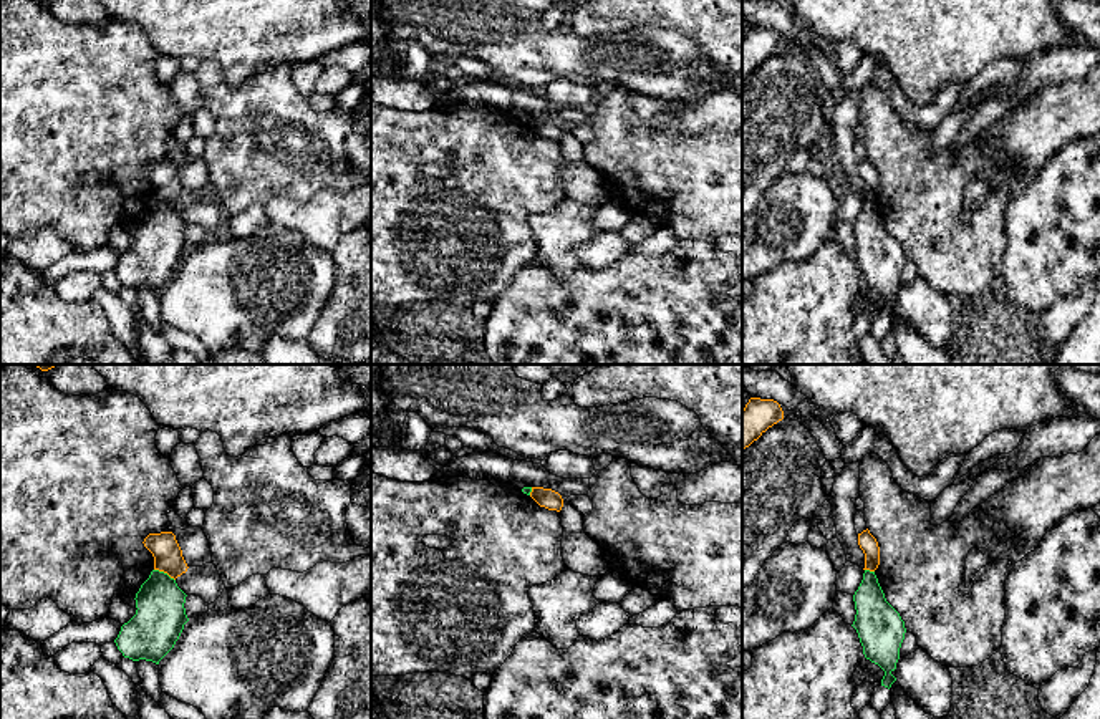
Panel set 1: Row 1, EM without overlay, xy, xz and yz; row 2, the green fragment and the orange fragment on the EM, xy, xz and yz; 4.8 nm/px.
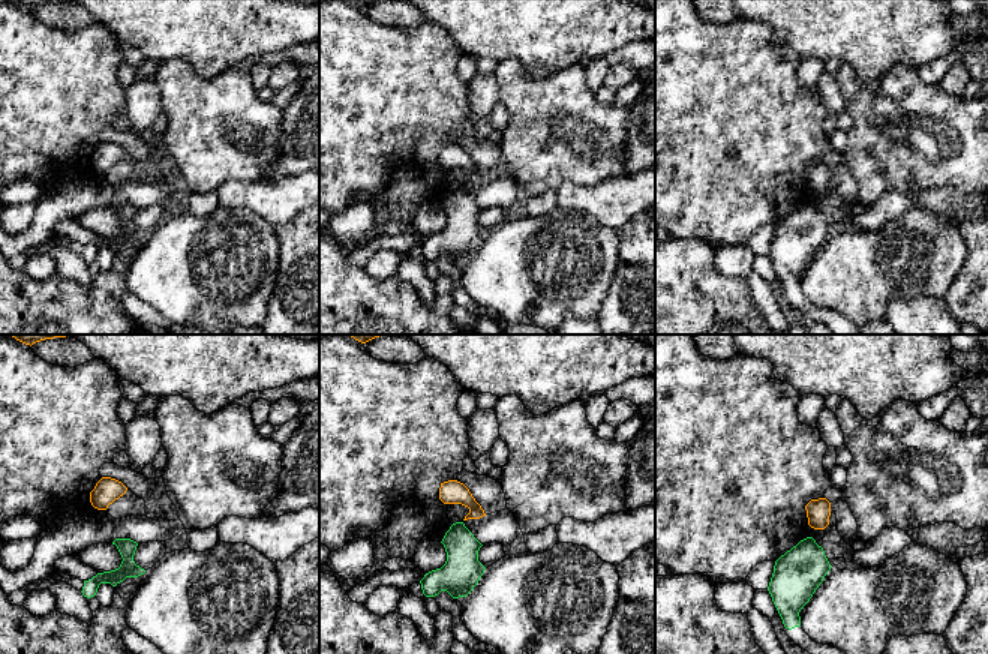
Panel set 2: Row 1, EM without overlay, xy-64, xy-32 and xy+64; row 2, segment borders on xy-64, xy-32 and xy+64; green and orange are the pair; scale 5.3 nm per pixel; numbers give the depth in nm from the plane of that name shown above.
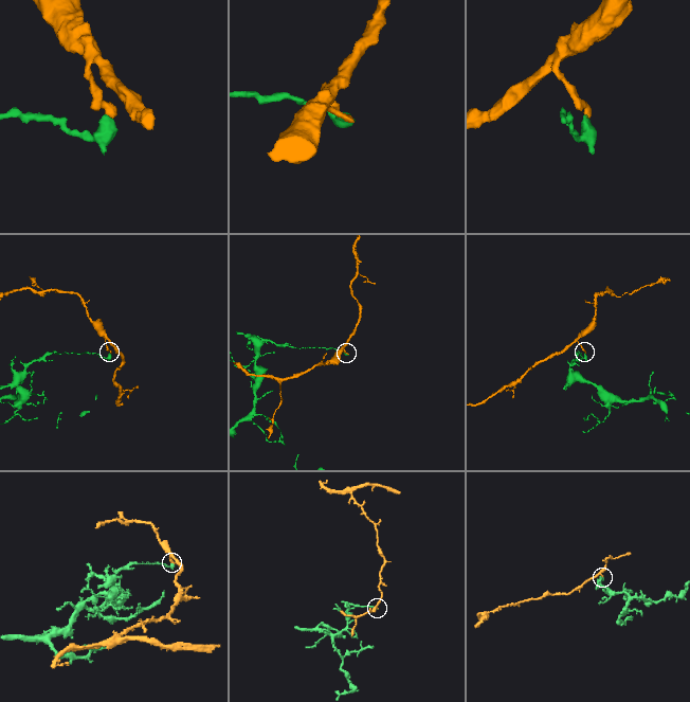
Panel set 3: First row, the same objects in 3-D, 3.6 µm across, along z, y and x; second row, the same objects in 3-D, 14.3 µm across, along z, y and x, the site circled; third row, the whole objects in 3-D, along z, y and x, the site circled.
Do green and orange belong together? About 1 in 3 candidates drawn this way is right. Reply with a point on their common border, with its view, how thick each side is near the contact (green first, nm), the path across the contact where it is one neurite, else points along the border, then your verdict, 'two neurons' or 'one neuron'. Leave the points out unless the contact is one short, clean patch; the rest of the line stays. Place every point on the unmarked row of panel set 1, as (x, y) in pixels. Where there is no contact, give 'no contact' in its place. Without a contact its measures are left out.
contact xy (164, 202); calibres 240 and 140 nm; border xy (154, 197), (174, 209); two neurons

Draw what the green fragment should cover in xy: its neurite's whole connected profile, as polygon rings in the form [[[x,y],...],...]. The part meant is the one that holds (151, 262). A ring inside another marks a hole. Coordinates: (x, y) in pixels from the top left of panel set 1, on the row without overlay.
[[[152,199],[136,222],[136,244],[121,255],[114,268],[123,285],[159,293],[189,250],[184,237],[186,225],[174,207]]]

